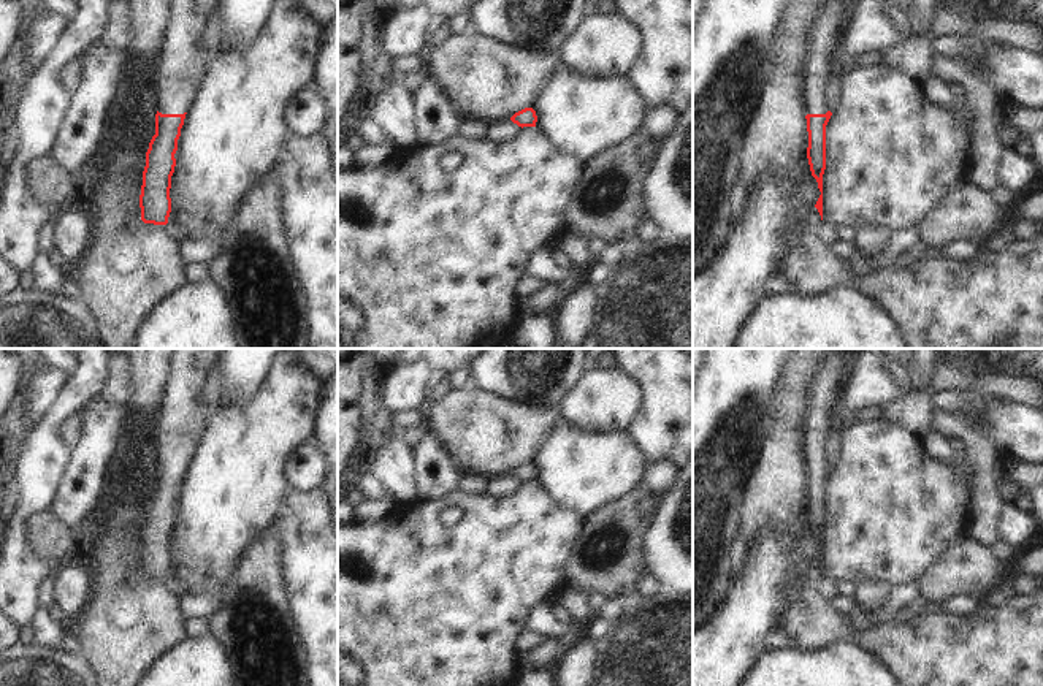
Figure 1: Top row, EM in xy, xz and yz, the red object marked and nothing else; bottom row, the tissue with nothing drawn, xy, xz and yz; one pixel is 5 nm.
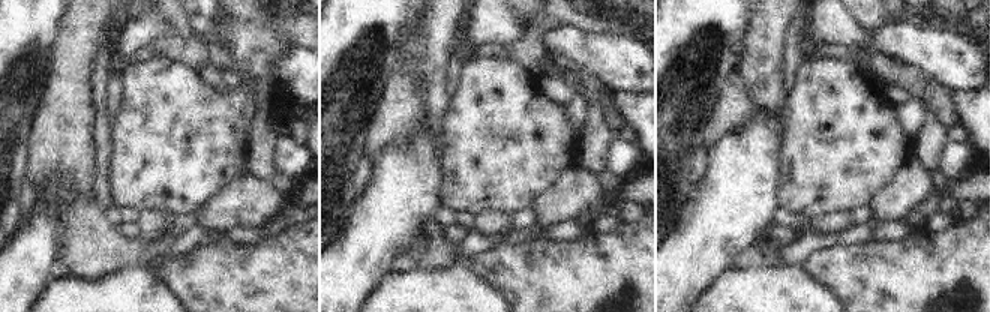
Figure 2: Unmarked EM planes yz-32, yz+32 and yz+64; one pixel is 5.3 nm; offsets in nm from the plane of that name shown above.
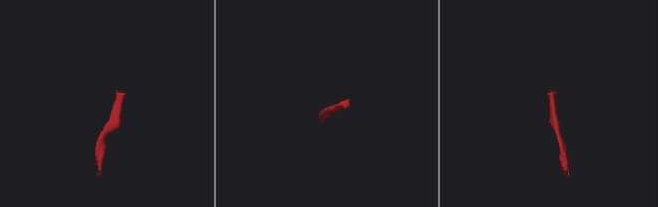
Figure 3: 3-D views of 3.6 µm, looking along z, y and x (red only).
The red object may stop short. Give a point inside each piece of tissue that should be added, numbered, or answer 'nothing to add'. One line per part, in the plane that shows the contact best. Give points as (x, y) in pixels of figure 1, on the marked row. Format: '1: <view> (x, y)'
1: xy (181, 62)

